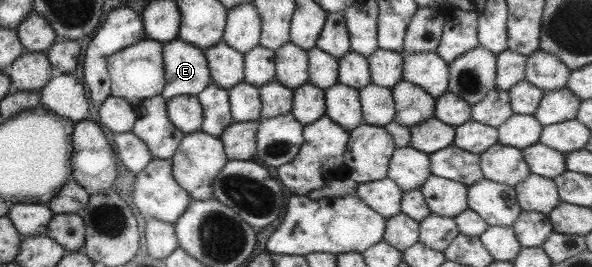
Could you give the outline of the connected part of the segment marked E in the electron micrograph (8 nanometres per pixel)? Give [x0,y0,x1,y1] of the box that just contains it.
[161,38,211,100]

